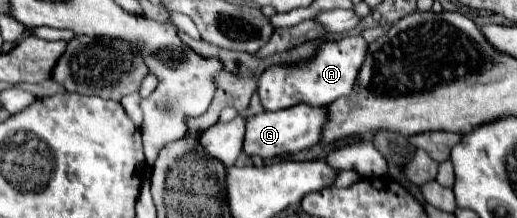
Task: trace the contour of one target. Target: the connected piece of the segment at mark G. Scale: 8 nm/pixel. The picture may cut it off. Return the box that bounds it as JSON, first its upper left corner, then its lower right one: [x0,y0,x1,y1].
[243,104,325,160]

